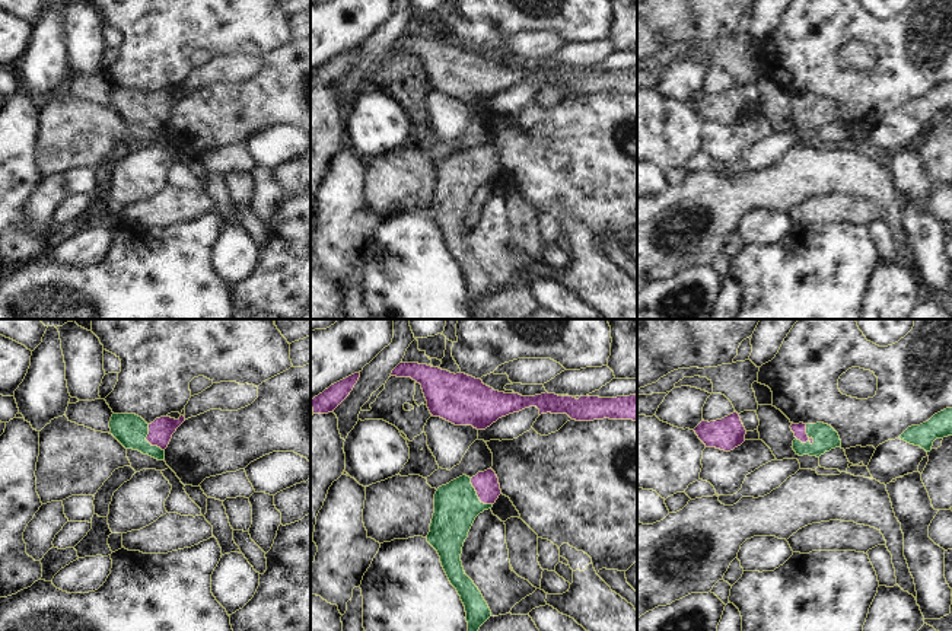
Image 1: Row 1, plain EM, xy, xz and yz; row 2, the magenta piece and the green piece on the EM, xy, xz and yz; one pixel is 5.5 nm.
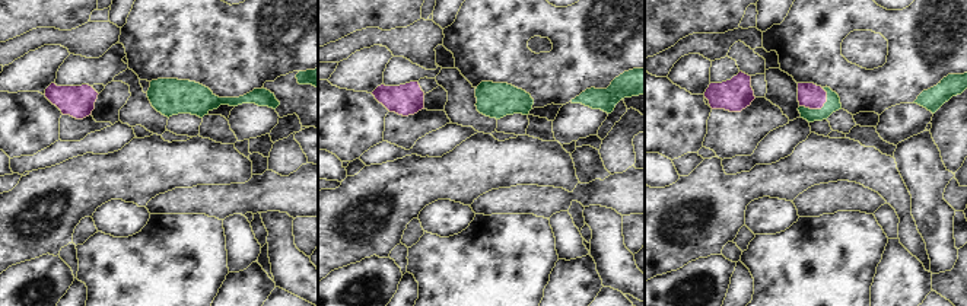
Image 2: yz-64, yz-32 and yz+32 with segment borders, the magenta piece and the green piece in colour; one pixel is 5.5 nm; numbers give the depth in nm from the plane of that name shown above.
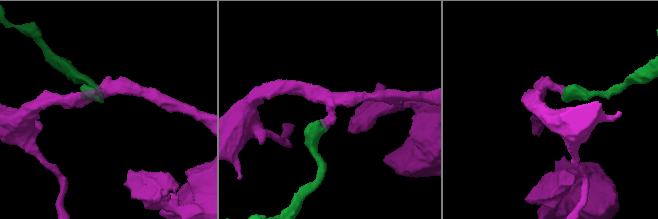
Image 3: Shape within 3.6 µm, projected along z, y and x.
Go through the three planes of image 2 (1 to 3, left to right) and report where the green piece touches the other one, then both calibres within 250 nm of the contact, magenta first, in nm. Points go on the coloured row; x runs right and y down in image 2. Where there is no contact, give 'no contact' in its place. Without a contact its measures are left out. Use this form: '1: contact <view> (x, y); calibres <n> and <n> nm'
1: no contact
2: no contact
3: contact yz+32 (817, 108); calibres 140 and 80 nm

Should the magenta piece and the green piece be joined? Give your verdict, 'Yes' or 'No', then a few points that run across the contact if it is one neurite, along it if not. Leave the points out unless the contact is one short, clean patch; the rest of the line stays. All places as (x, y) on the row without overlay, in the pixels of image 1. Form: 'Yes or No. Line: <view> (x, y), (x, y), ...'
Yes. Line: yz (799, 104), (806, 108), (825, 111).

